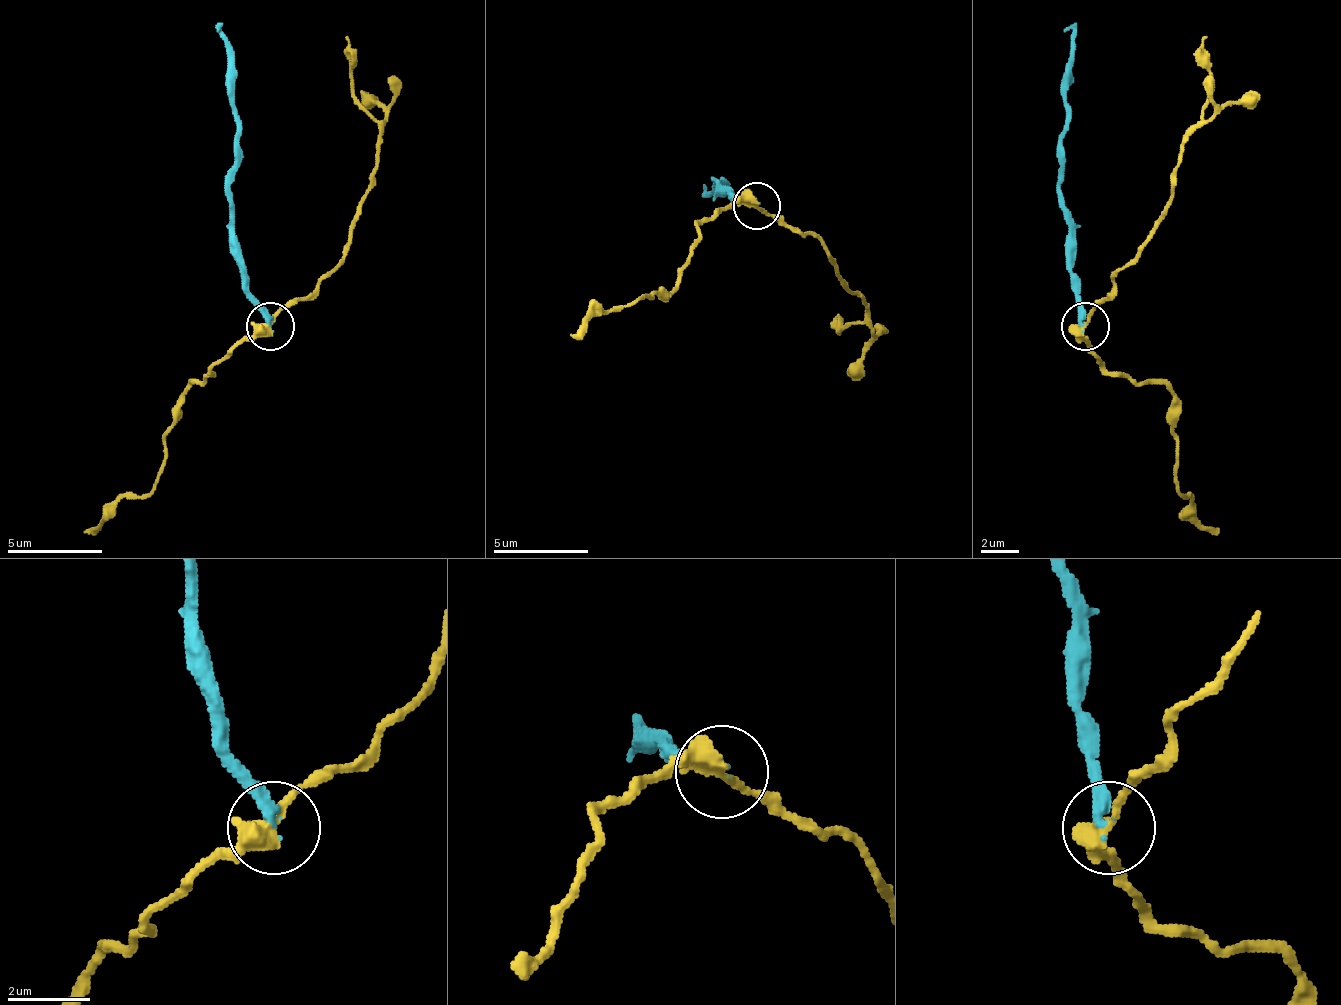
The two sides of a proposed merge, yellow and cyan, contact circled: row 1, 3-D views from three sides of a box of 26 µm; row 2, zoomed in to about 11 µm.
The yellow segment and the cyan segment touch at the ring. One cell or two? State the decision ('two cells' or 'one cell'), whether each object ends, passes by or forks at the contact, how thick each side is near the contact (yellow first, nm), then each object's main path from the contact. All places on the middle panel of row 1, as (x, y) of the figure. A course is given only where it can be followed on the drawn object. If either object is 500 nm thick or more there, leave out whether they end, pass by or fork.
two cells | yellow passes by | cyan ends | 380/280 nm | yellow via (758, 207), (820, 240), (868, 312), (839, 331), (834, 326) | cyan via (758, 207), (715, 183), (724, 183), (705, 197)

